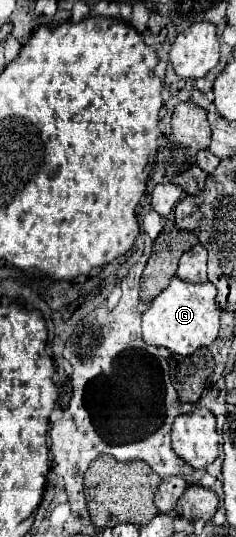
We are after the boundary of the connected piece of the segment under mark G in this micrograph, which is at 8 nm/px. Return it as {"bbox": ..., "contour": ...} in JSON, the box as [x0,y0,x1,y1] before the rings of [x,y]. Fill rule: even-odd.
{"bbox":[143,277,219,355],"contour":[[[177,277],[143,313],[143,339],[149,345],[165,347],[177,355],[191,355],[199,347],[209,347],[219,333],[219,307],[215,305],[215,287],[211,283],[187,283]]]}

